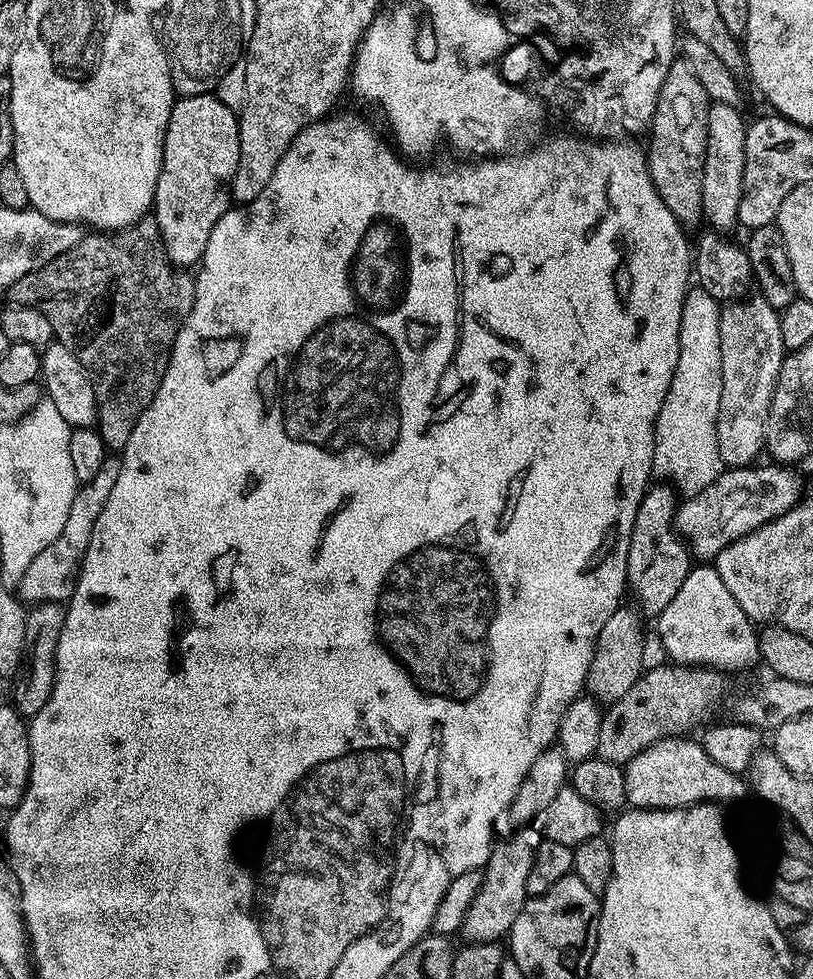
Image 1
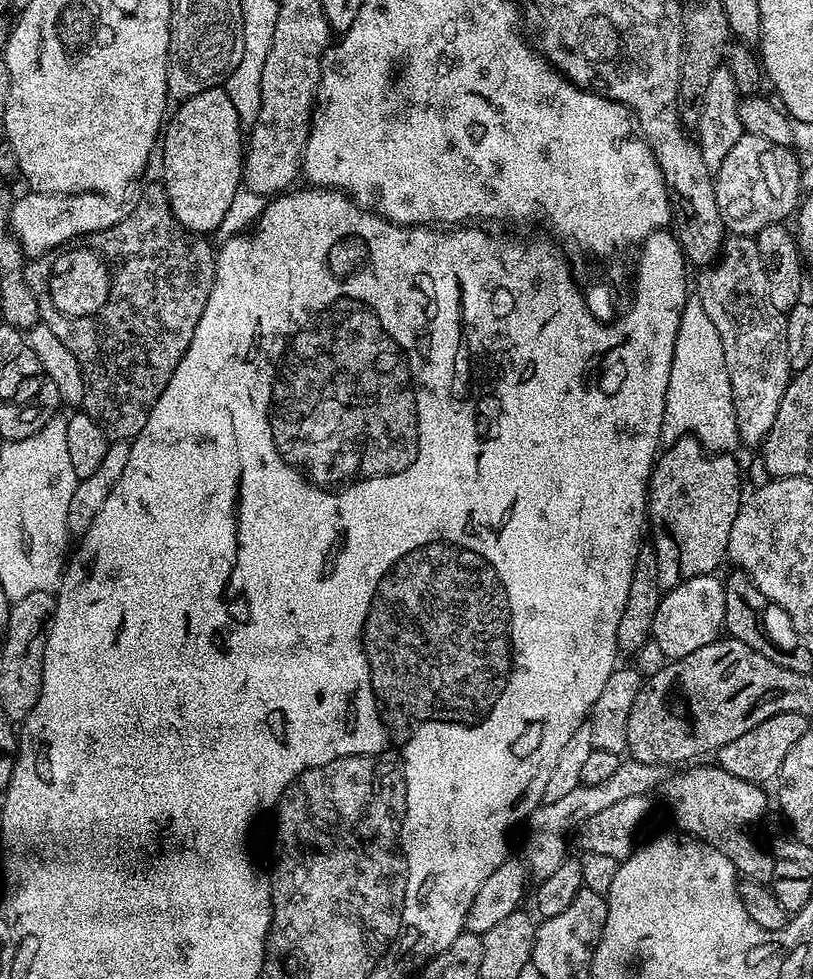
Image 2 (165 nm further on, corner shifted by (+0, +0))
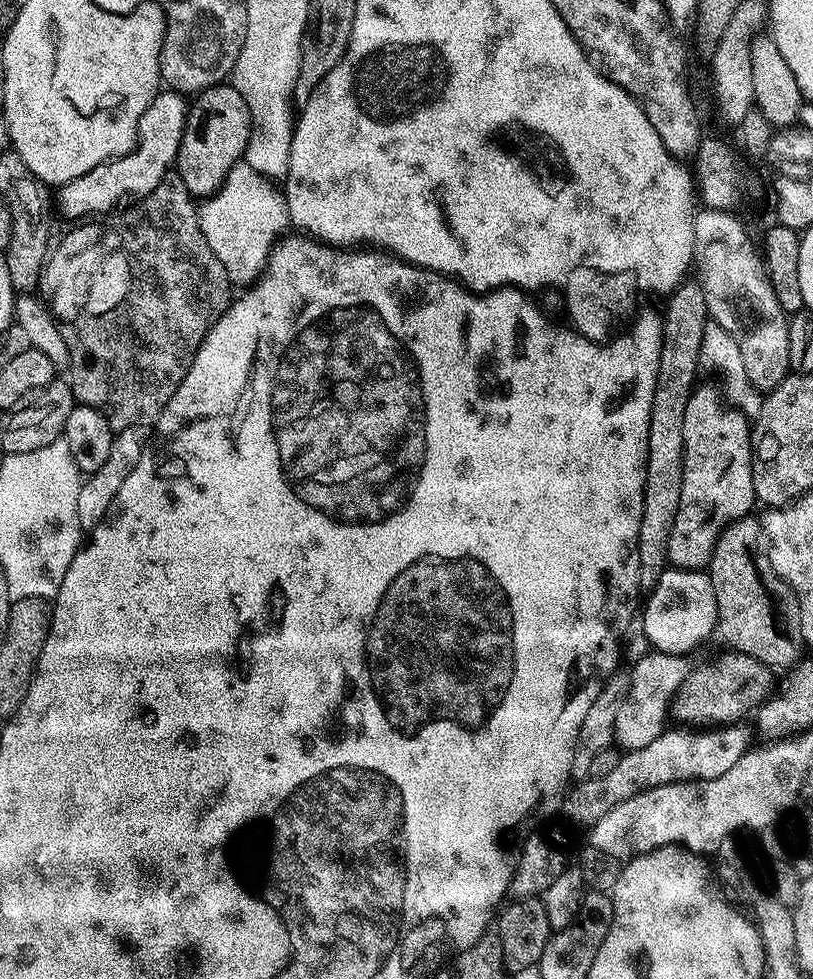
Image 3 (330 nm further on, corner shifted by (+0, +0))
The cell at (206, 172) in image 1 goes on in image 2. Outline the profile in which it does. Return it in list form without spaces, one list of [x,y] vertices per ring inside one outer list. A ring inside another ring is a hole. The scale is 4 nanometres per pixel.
[[[223,87],[202,90],[202,94],[194,94],[194,98],[183,101],[177,108],[180,109],[167,117],[166,127],[162,132],[162,152],[164,148],[162,183],[170,198],[174,218],[178,218],[178,222],[186,231],[197,234],[215,233],[220,227],[222,218],[226,218],[226,210],[230,210],[230,202],[234,202],[234,194],[242,187],[246,140],[242,135],[238,110],[234,110],[234,102],[230,102]]]

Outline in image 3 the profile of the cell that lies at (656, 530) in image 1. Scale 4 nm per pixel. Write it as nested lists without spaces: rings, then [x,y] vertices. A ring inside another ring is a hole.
[[[697,383],[690,394],[690,402],[686,402],[686,414],[682,418],[682,446],[684,457],[682,458],[682,499],[678,501],[678,518],[674,518],[674,527],[670,530],[670,542],[668,543],[668,562],[674,568],[687,568],[689,570],[707,569],[708,563],[712,561],[712,551],[716,545],[716,539],[720,531],[727,528],[733,520],[740,520],[741,517],[749,515],[752,507],[757,507],[758,501],[754,494],[754,474],[752,473],[752,430],[750,420],[743,416],[732,404],[724,401],[720,388],[716,384]]]

